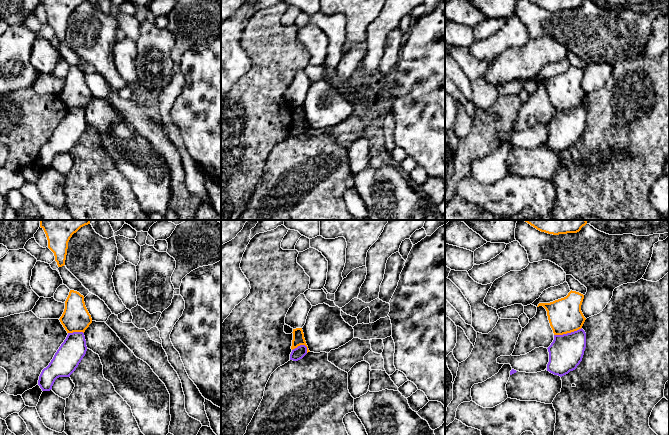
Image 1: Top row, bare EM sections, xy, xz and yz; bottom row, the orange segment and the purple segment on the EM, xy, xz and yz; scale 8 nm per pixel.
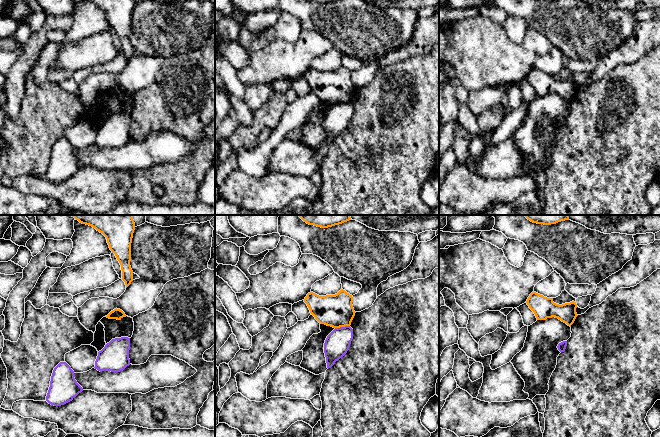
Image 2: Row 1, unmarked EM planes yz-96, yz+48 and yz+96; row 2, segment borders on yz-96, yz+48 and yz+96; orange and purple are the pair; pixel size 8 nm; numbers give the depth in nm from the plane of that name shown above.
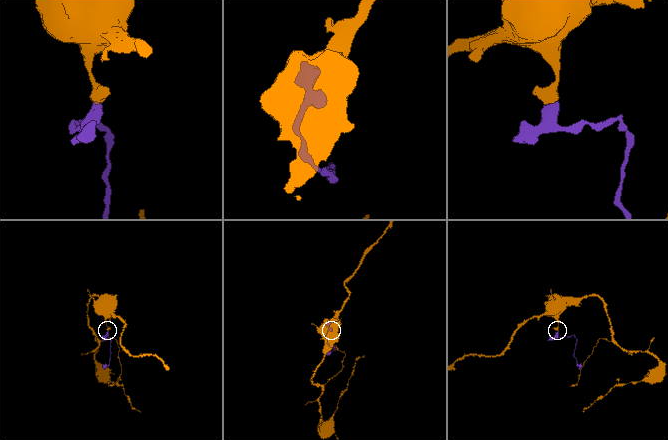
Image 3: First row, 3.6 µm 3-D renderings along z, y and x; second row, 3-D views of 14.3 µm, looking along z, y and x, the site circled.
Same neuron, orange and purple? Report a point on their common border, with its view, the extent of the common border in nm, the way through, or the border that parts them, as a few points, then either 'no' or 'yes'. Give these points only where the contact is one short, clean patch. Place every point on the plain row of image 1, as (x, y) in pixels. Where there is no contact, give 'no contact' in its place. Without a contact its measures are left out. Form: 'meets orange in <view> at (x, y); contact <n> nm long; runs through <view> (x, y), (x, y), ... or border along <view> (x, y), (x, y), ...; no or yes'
meets orange in yz at (567, 108); contact 240 nm long; border along yz (581, 103), (570, 108), (554, 111); no

